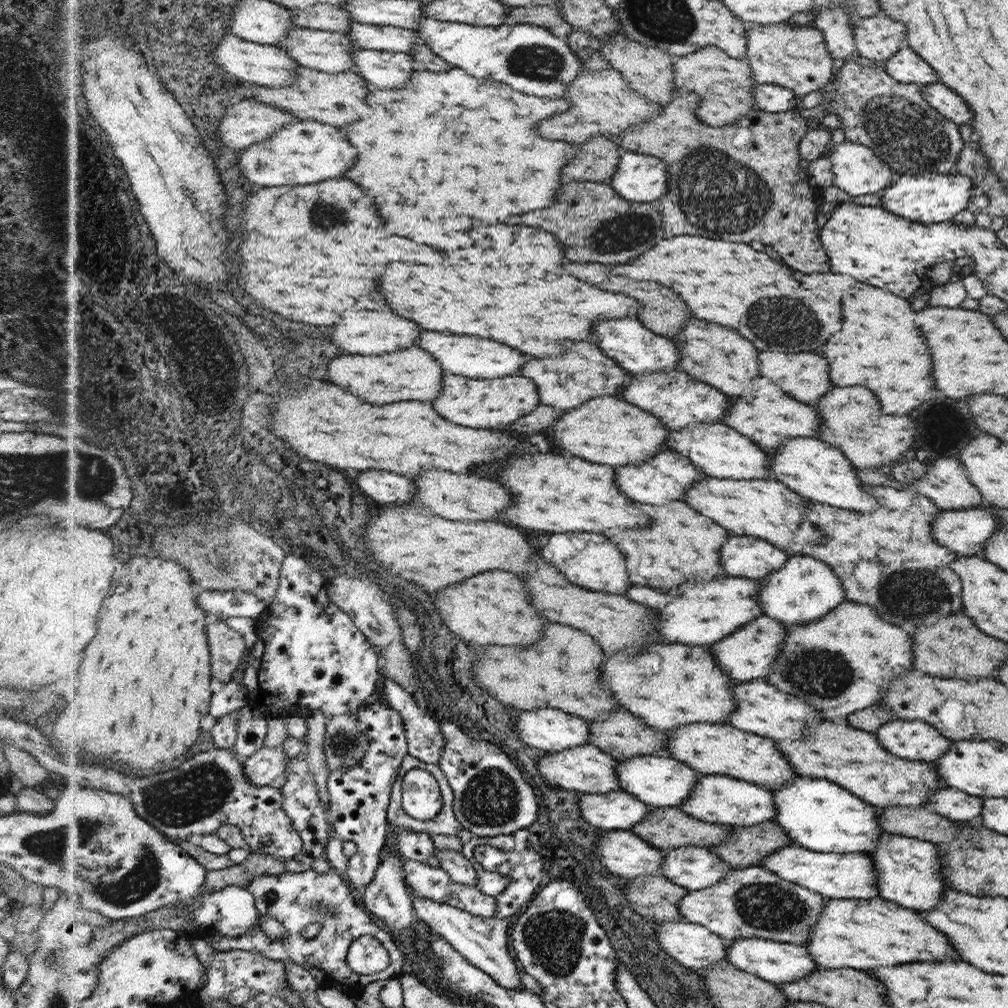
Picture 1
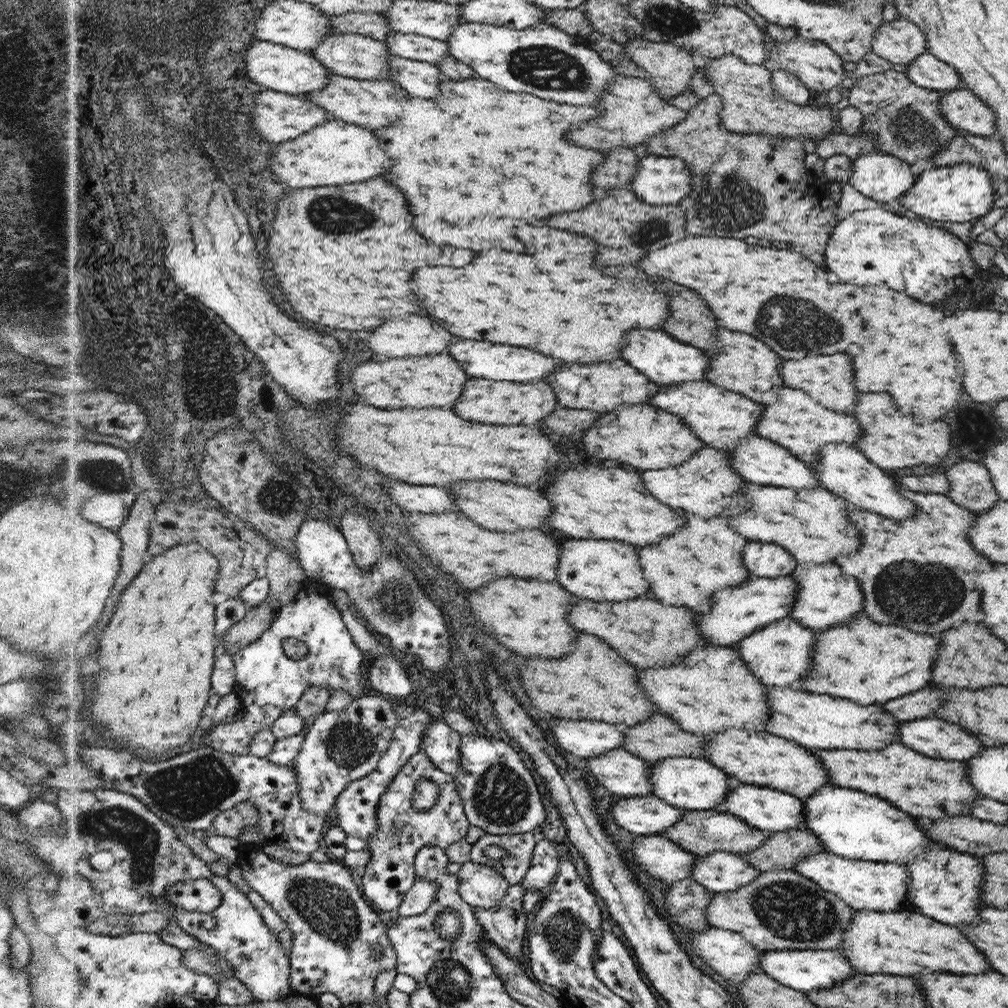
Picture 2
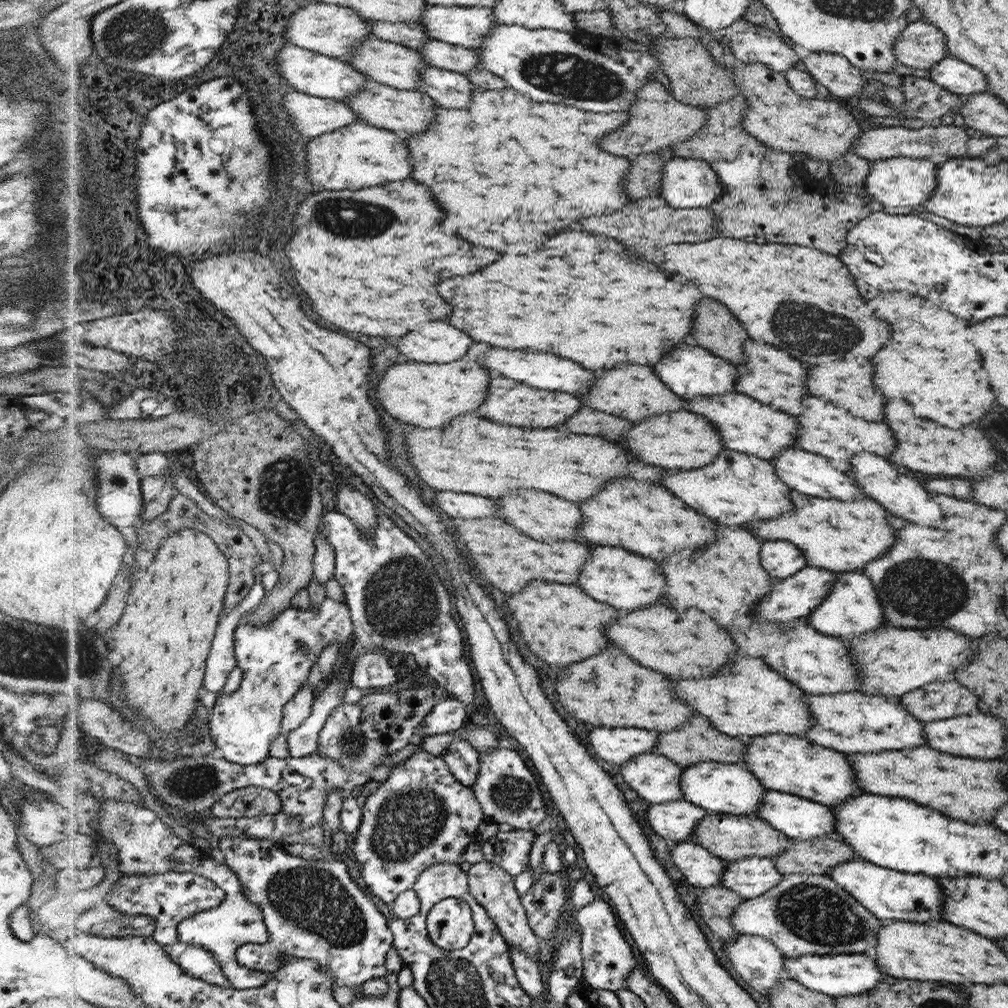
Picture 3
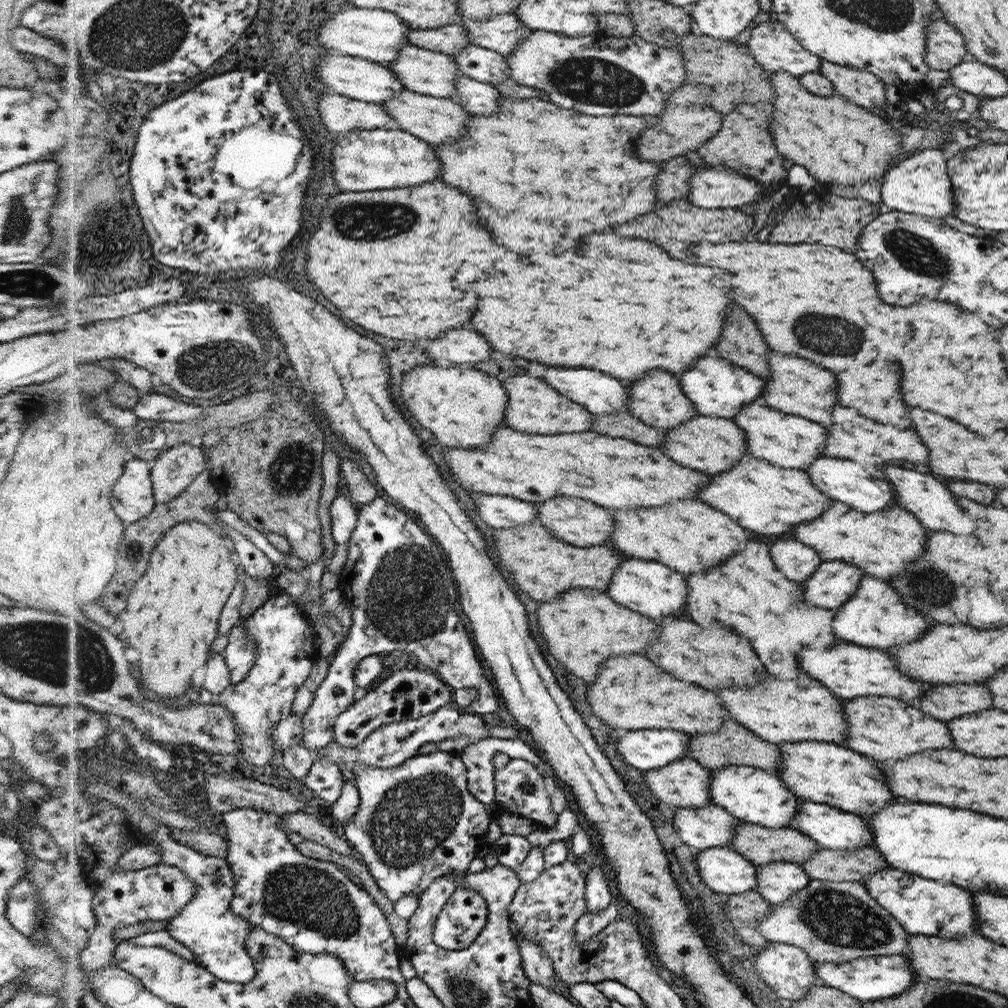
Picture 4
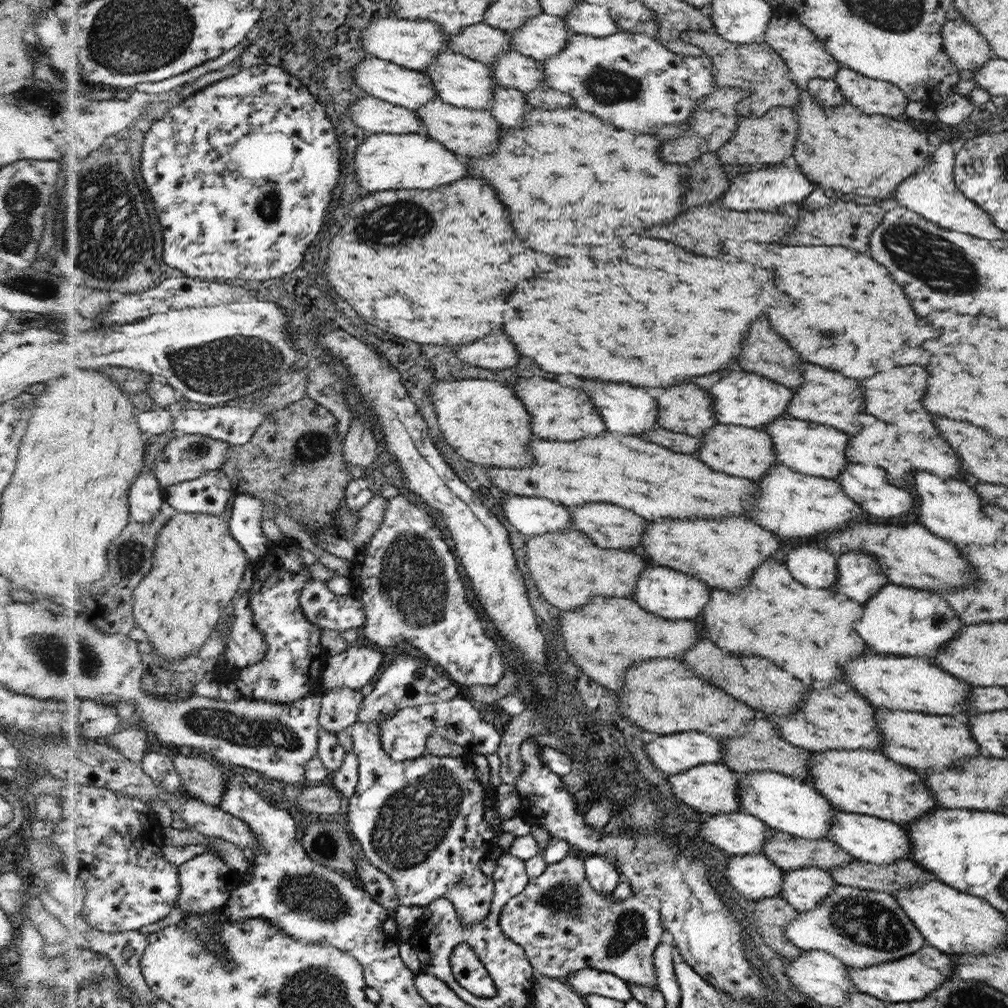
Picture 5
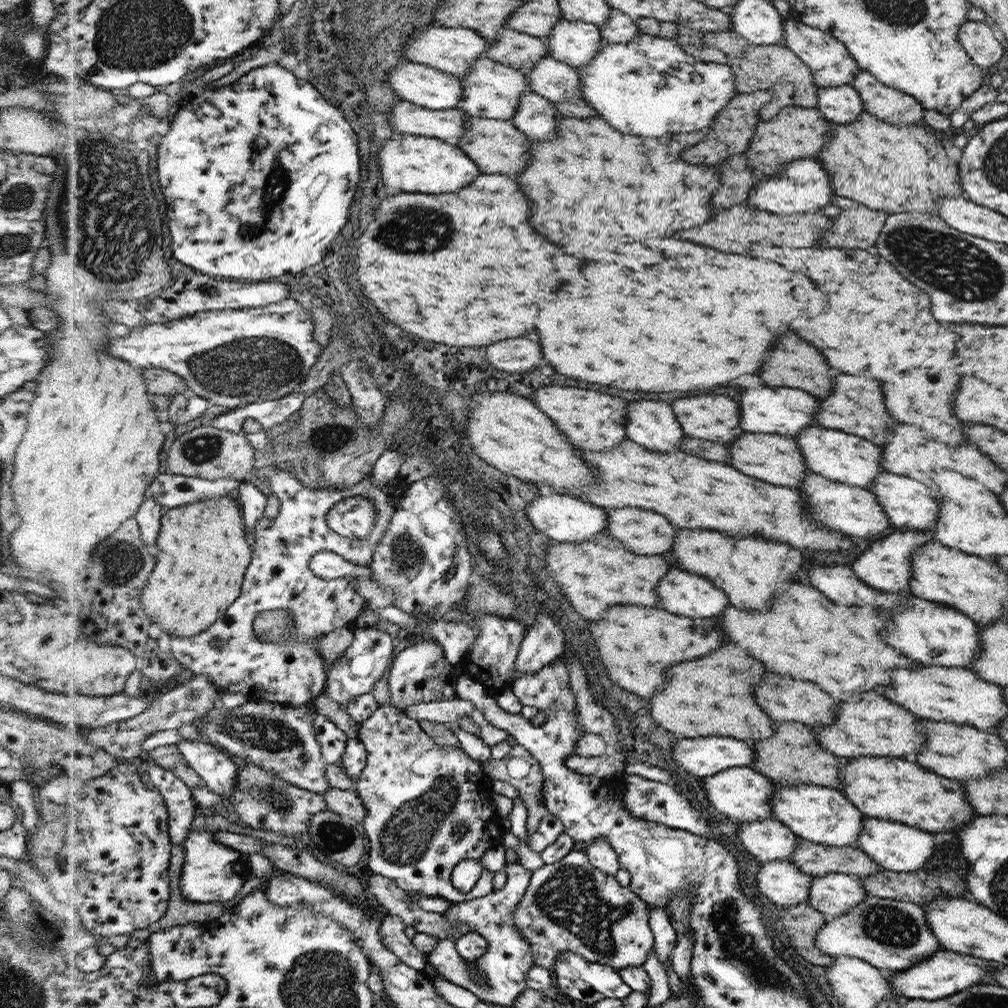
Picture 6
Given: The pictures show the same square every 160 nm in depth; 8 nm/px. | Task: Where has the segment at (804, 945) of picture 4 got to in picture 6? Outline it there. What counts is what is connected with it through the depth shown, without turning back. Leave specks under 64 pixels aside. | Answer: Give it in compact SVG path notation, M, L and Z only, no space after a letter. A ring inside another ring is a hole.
M869 893L865 902L859 902L842 916L827 920L818 931L815 943L827 955L859 958L887 973L912 968L942 948L921 905L878 898Z

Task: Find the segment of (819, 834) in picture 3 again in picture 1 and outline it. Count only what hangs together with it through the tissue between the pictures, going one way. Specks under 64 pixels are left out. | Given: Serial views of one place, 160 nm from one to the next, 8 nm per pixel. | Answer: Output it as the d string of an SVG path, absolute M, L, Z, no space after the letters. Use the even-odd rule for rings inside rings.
M720 774L700 775L699 782L691 796L681 802L678 808L686 814L710 824L732 826L733 828L752 827L771 822L777 816L775 796L772 791L744 779L735 779Z

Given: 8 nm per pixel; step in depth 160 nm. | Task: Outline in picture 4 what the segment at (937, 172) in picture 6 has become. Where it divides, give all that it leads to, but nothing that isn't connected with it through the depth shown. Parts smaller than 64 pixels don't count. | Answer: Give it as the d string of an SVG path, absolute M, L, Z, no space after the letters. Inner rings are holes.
M783 71L770 74L770 86L775 96L770 129L779 153L795 164L804 166L819 183L862 184L873 178L882 178L893 168L901 153L903 138L886 120L871 114L868 109L856 106L838 95L821 97L811 94L795 75Z

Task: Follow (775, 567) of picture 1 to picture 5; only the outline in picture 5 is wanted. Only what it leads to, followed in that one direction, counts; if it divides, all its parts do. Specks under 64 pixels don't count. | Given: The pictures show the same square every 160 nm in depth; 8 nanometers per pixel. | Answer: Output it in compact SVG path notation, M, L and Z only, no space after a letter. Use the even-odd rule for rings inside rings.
M814 546L792 548L784 562L801 583L818 589L838 589L837 556Z

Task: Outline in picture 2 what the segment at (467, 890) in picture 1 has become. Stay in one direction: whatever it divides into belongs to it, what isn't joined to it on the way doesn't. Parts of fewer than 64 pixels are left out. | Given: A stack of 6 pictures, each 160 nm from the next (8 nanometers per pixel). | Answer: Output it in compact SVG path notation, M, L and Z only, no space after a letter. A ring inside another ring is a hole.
M416 874L412 888L397 908L398 914L400 917L415 917L424 912L435 901L436 891L435 882L419 878L419 875ZM522 883L508 886L505 897L492 908L472 906L479 923L486 928L491 942L505 952L509 958L522 963L524 956L524 937L530 914L524 910L525 890Z

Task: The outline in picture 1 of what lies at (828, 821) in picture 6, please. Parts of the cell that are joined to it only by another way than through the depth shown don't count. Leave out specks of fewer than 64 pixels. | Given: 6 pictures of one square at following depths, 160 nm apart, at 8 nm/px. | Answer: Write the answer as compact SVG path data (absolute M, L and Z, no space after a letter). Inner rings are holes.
M660 754L619 759L617 768L621 790L632 793L632 796L652 808L676 807L685 802L699 782L700 775L700 772L692 770L686 763Z

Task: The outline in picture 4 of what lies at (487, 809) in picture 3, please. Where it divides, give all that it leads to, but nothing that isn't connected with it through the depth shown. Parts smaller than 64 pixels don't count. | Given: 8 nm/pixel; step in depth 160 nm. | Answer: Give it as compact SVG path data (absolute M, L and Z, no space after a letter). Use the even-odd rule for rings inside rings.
M511 758L504 768L496 770L494 803L500 803L501 808L516 816L530 818L537 827L552 829L556 825L557 814L552 811L550 796L544 784L544 776L531 762L521 758Z

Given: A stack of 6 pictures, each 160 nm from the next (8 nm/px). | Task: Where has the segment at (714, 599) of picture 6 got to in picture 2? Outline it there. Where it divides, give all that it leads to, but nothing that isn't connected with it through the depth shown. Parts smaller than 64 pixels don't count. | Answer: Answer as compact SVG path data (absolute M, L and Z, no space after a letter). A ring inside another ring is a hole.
M590 538L570 539L559 545L556 582L576 597L597 602L625 602L650 595L638 564L636 548L619 541Z

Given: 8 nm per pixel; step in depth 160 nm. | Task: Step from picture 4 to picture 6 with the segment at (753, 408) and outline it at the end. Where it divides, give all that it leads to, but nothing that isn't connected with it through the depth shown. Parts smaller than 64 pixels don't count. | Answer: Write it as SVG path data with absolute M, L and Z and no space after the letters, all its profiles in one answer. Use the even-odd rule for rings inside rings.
M815 424L811 428L803 428L799 436L792 436L803 452L805 463L811 472L844 483L848 486L871 488L875 478L883 472L881 446L872 443L859 435L848 434L841 430L834 430Z

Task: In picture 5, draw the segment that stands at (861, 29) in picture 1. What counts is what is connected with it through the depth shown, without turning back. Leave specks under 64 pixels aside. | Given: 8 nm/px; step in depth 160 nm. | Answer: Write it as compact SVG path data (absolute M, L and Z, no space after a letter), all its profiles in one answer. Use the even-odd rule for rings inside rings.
M961 18L947 21L941 30L944 52L958 70L976 70L993 57L986 37L968 21Z

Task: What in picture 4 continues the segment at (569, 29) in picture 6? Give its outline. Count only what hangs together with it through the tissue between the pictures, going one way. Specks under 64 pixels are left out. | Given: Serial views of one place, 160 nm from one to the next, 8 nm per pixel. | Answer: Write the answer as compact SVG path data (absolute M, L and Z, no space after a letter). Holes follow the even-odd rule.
M512 12L499 14L488 20L470 20L463 17L460 24L467 30L472 45L494 50L504 57L512 55L517 44L532 31Z

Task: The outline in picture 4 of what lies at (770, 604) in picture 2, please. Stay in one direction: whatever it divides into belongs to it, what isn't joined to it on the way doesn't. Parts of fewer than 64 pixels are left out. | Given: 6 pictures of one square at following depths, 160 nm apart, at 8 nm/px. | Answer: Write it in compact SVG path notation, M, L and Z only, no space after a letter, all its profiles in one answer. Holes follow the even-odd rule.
M824 561L808 581L799 583L803 588L802 602L808 606L816 606L816 608L826 610L838 609L846 605L852 598L852 594L859 590L864 576L866 576L864 571L852 566L852 564L840 561Z

